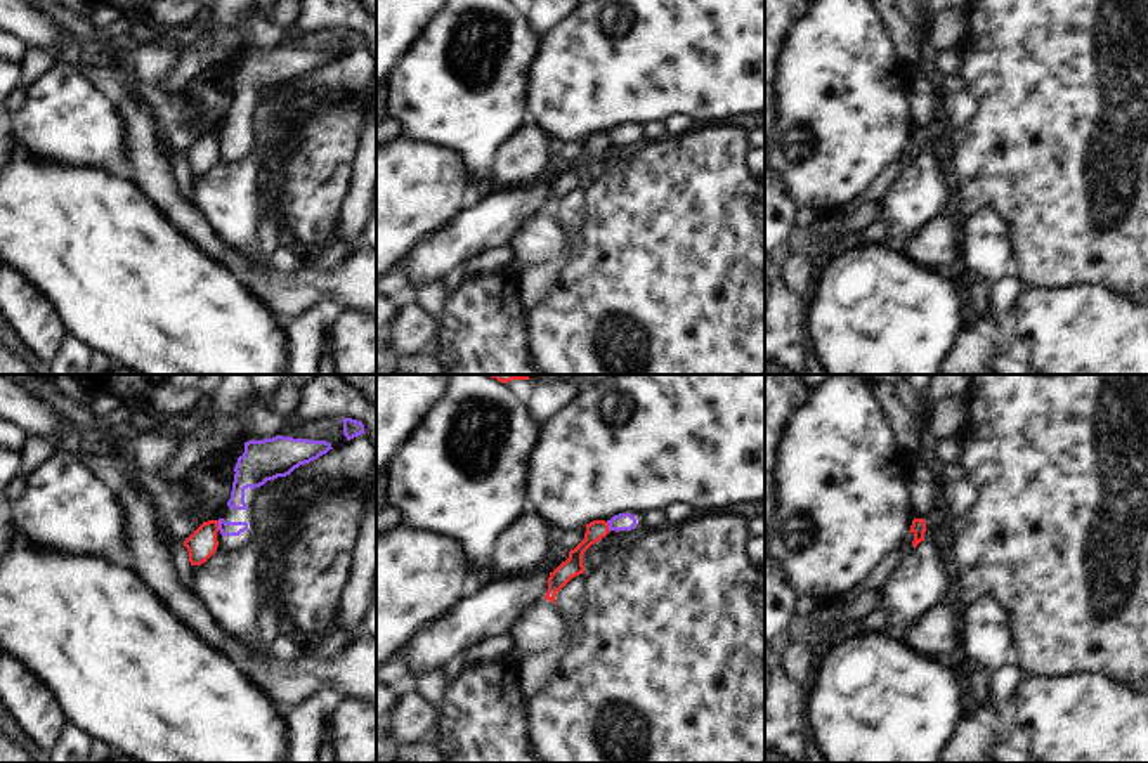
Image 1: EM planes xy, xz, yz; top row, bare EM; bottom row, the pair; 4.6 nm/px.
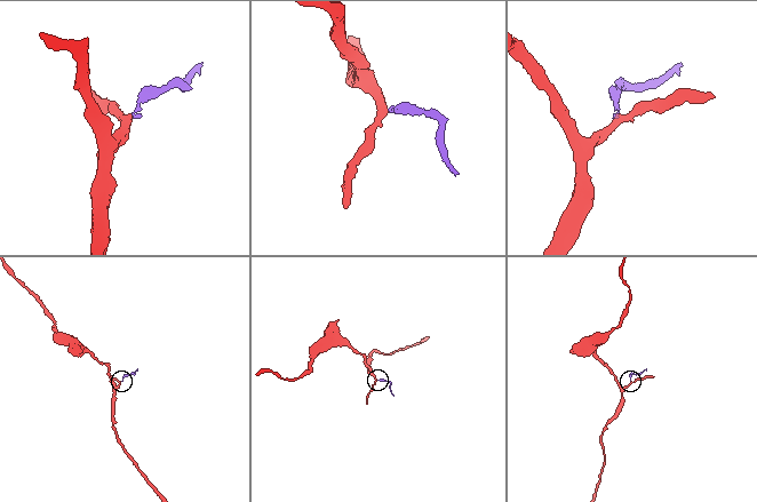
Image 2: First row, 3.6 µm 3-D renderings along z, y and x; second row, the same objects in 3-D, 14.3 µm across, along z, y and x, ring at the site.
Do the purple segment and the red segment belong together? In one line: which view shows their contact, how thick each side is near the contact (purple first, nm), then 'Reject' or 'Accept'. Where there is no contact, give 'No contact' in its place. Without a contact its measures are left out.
Touches purple in xy. Thickness 60 nm (purple) against 140 nm. Reject

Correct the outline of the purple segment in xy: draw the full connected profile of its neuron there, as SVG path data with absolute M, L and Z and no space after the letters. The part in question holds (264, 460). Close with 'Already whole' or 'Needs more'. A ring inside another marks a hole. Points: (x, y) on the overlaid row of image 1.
M283 435L245 442L245 453L231 473L231 494L224 517L219 518L217 548L234 551L251 538L255 531L251 506L260 486L290 475L300 465L317 460L329 449L333 447L326 440Z. Needs more

